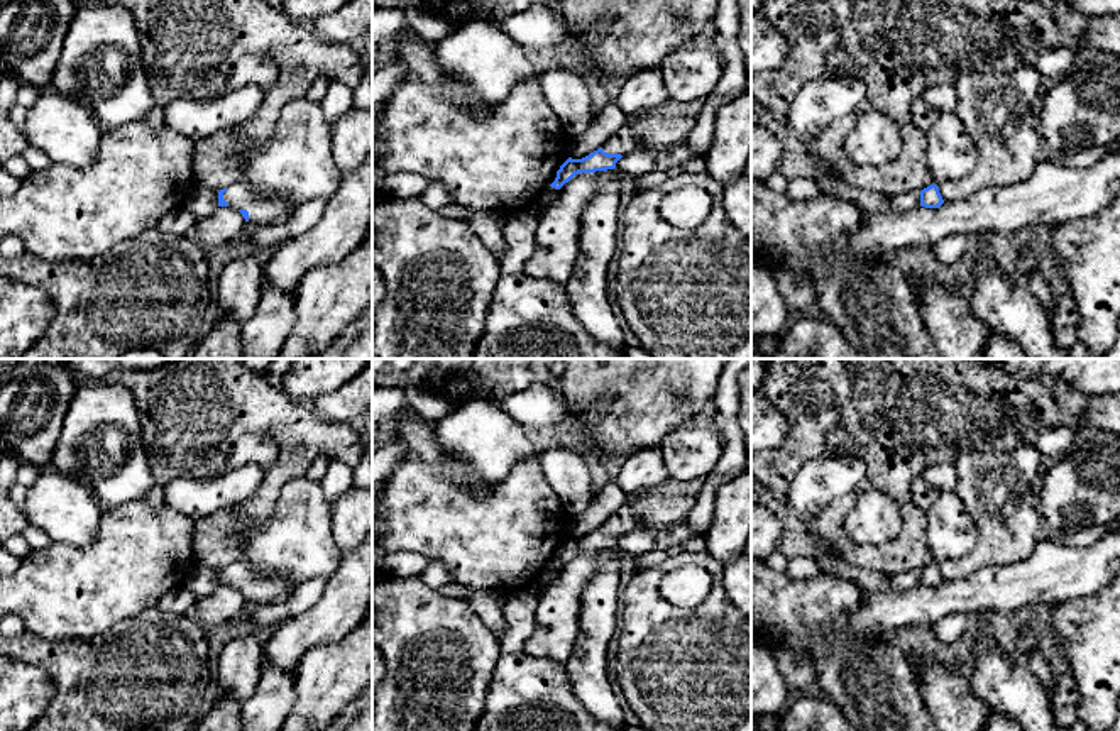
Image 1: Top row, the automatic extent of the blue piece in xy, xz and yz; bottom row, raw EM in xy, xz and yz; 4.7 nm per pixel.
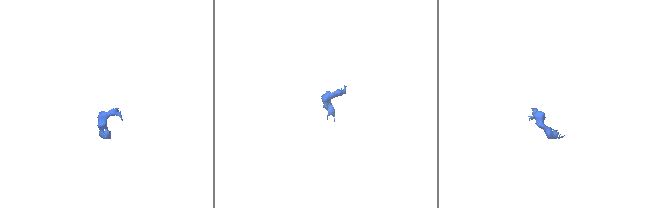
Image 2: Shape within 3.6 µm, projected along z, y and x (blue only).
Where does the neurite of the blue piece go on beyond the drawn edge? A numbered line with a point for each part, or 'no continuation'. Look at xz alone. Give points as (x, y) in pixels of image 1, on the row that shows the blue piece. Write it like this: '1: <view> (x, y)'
1: xz (667, 126)

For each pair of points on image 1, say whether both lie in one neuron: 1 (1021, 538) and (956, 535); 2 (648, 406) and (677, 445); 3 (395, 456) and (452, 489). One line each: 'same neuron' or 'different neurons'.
1: different neurons
2: different neurons
3: different neurons

